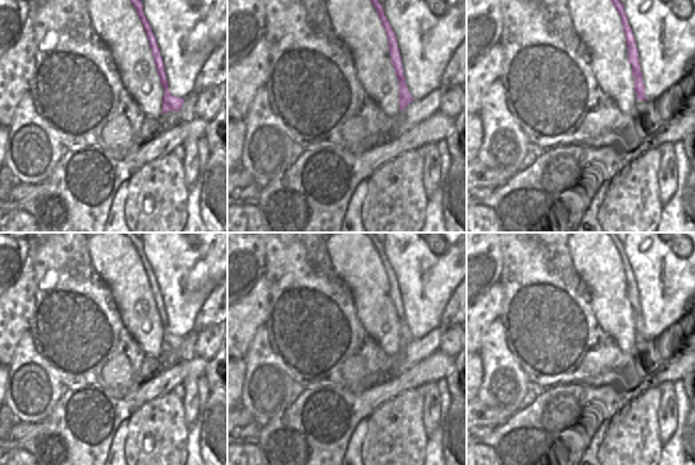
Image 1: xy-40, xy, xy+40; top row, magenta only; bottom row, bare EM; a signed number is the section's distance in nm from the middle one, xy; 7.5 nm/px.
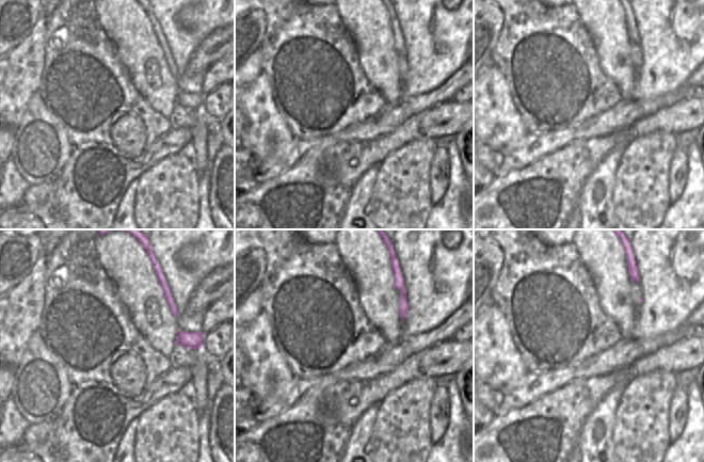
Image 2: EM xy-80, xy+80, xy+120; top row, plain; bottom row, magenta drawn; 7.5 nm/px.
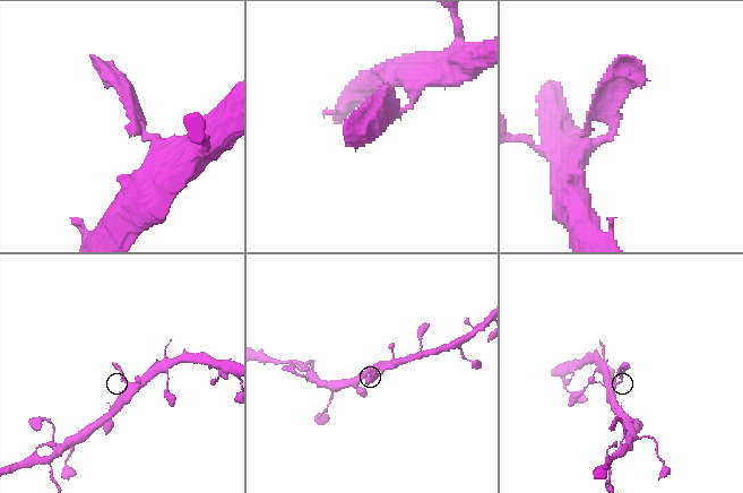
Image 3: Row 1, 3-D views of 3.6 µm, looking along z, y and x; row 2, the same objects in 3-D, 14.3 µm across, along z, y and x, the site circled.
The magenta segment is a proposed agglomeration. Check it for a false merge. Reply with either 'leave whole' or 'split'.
leave whole

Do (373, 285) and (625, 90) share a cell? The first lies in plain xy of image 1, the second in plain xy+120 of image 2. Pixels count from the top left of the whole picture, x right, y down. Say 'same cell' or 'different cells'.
same cell

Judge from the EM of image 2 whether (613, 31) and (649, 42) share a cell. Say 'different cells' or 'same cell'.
different cells

